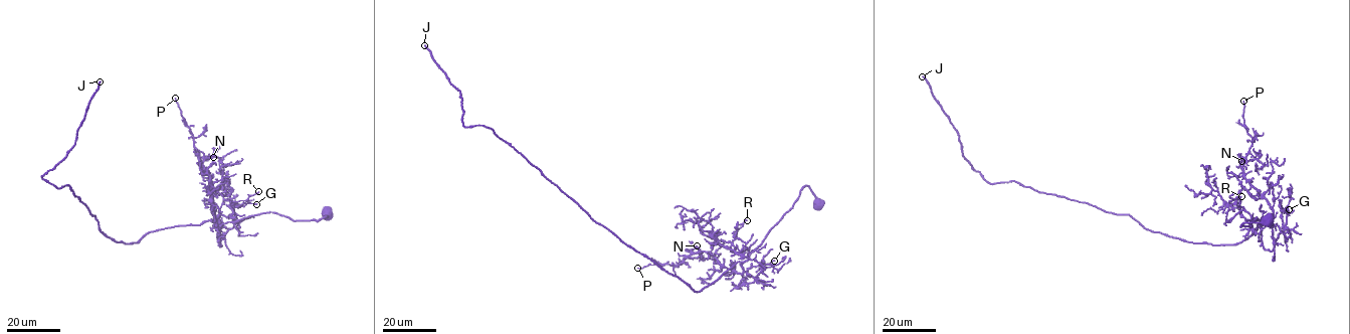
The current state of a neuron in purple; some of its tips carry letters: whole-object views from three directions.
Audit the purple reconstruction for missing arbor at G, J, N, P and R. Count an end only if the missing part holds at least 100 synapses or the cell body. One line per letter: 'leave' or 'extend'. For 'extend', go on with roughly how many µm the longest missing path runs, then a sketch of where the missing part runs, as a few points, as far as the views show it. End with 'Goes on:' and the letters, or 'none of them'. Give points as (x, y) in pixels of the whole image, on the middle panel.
G: leave
J: extend; missing 100 µm
N: extend; missing 40 µm; course (697, 245), (691, 242), (670, 243), (661, 238), (655, 228), (641, 225), (635, 226), (629, 233)
P: leave
R: leave
Goes on: J, N

